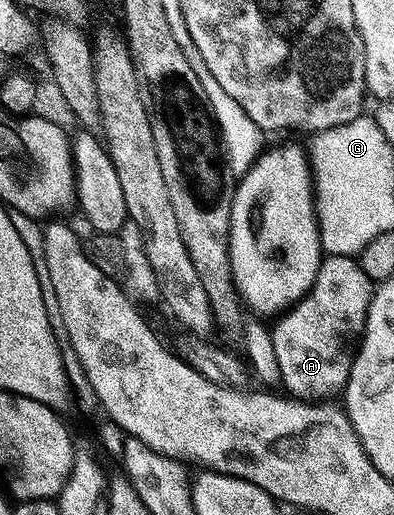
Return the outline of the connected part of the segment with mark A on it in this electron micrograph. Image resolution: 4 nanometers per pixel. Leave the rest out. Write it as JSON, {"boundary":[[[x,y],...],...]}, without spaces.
{"boundary":[[[327,254],[320,261],[319,271],[315,277],[315,282],[311,286],[311,290],[303,297],[300,302],[295,303],[290,310],[286,311],[278,319],[276,326],[270,327],[271,339],[273,340],[273,352],[277,354],[277,368],[279,369],[279,380],[282,389],[286,391],[290,397],[296,400],[331,400],[334,394],[342,395],[347,389],[347,381],[351,375],[351,364],[355,360],[355,351],[363,337],[363,329],[367,323],[367,313],[369,312],[369,304],[373,293],[373,283],[369,276],[365,276],[365,272],[359,266],[358,261],[350,254]]]}

